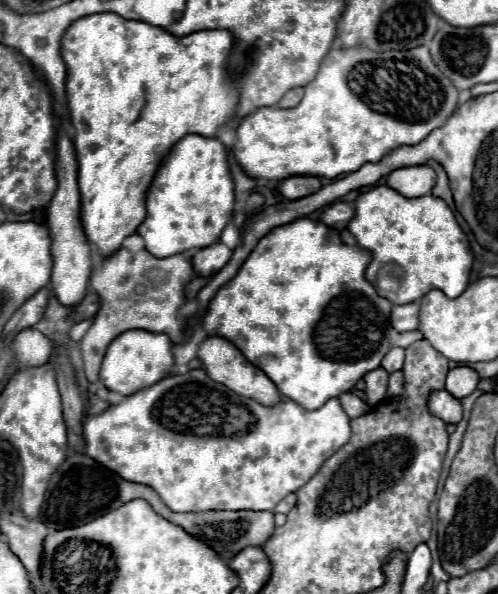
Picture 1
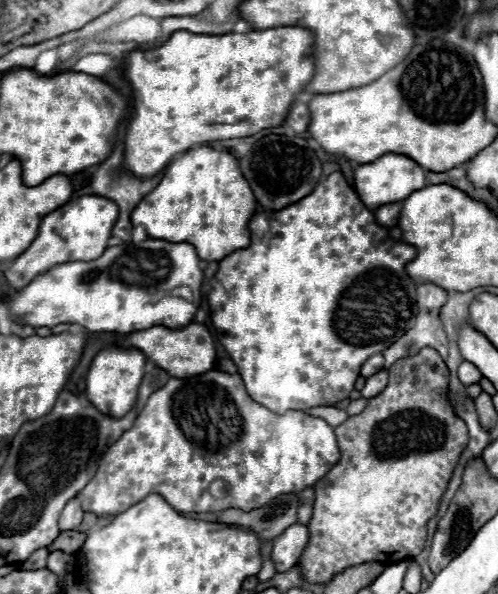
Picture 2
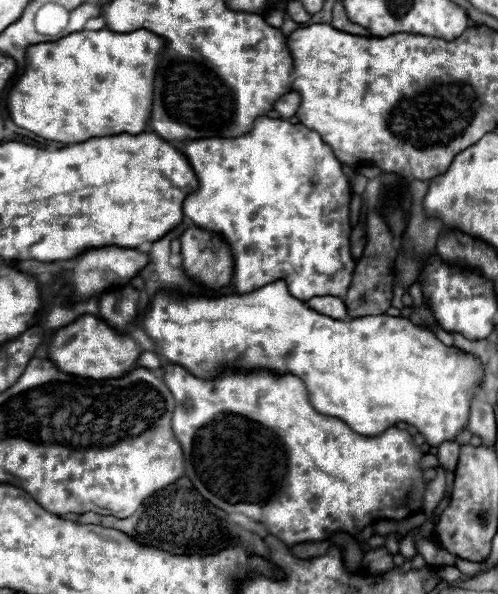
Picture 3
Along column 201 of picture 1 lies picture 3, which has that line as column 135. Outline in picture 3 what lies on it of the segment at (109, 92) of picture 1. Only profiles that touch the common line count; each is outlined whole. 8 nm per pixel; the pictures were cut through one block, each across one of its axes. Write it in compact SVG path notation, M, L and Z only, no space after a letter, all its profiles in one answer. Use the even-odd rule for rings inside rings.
M82 30L82 32L72 32L56 42L42 42L38 46L30 46L30 50L26 50L26 56L30 58L30 66L26 68L26 72L20 76L20 80L14 84L14 88L8 92L8 112L10 118L14 120L16 126L30 130L34 134L38 134L40 138L46 140L54 140L54 142L64 142L64 144L80 144L86 142L90 138L102 138L102 136L116 136L122 132L128 134L140 134L148 128L148 120L152 114L152 96L154 96L154 76L156 76L156 68L158 68L158 56L162 54L166 46L166 40L162 36L154 36L148 30L136 30L134 34L114 34L112 30Z

